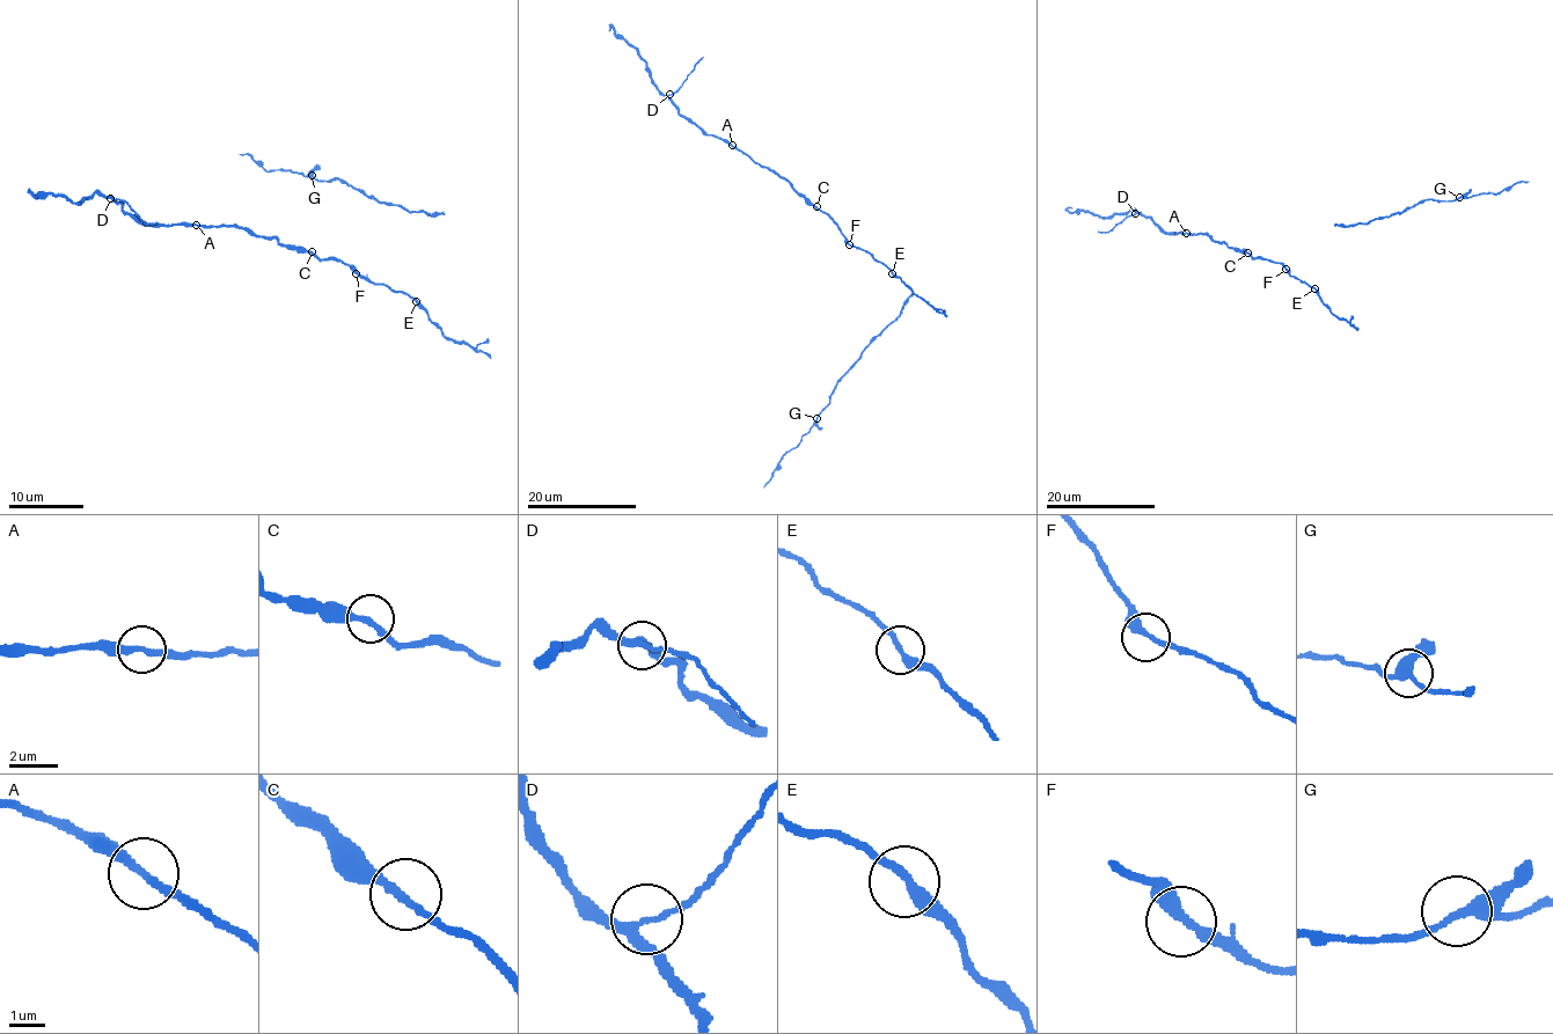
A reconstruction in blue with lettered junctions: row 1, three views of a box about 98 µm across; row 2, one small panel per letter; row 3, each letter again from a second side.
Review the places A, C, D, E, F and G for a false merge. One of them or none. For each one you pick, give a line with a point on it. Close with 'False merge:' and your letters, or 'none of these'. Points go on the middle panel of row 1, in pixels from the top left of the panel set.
D: at (669, 94)
False merge: D

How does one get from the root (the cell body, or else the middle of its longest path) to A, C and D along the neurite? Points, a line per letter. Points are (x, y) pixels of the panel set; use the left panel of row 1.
A: (365, 279), (342, 261), (290, 249), (275, 239), (256, 236), (242, 227), (196, 225)
C: (365, 279), (349, 264), (319, 258), (312, 251)
D: (365, 279), (342, 261), (290, 249), (275, 239), (256, 236), (242, 227), (146, 225), (131, 218), (110, 197)

